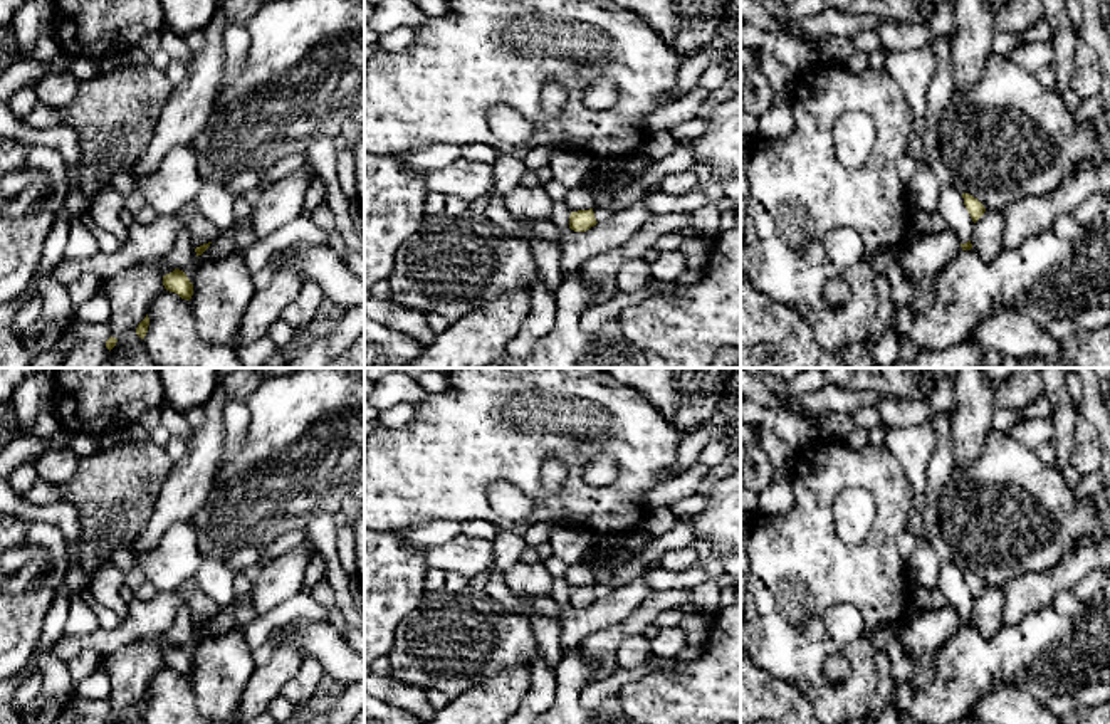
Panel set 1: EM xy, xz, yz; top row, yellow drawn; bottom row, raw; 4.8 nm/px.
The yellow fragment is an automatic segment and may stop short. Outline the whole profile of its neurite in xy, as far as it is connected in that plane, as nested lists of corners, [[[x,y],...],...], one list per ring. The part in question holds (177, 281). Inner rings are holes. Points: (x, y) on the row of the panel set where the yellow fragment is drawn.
[[[240,252],[200,262],[193,284],[183,270],[175,269],[163,275],[163,286],[190,302],[202,341],[238,348],[238,328],[255,294]]]

